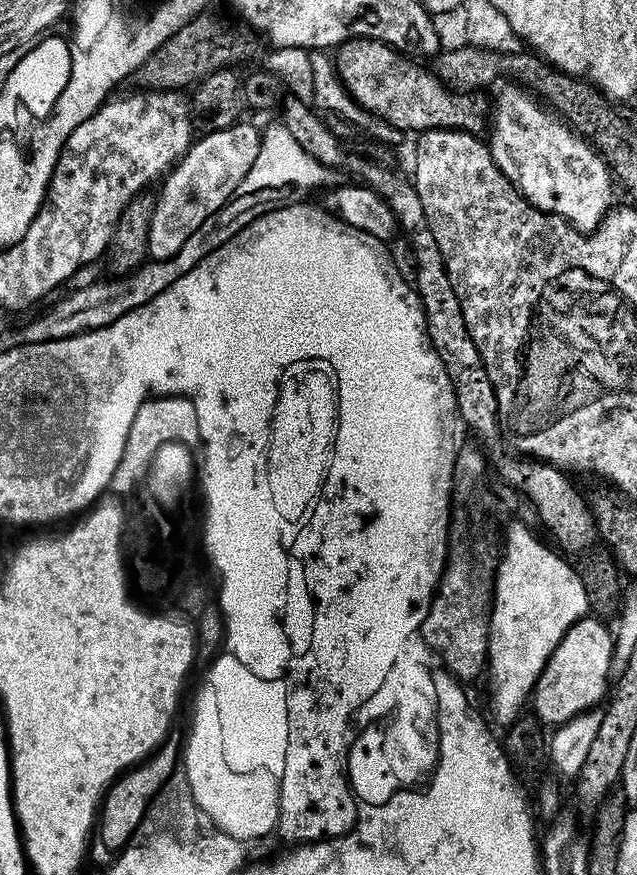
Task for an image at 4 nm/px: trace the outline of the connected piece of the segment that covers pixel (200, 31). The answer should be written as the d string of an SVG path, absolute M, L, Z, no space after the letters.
M205 14L198 17L192 24L186 26L174 36L170 42L166 42L145 62L143 67L137 69L133 77L133 83L143 91L151 92L174 92L188 90L193 86L199 85L206 78L210 78L219 72L239 69L239 64L244 64L247 60L252 60L256 55L259 57L261 37L253 33L252 29L247 26L240 28L231 28L228 24L223 24L220 20L215 20L212 14Z

